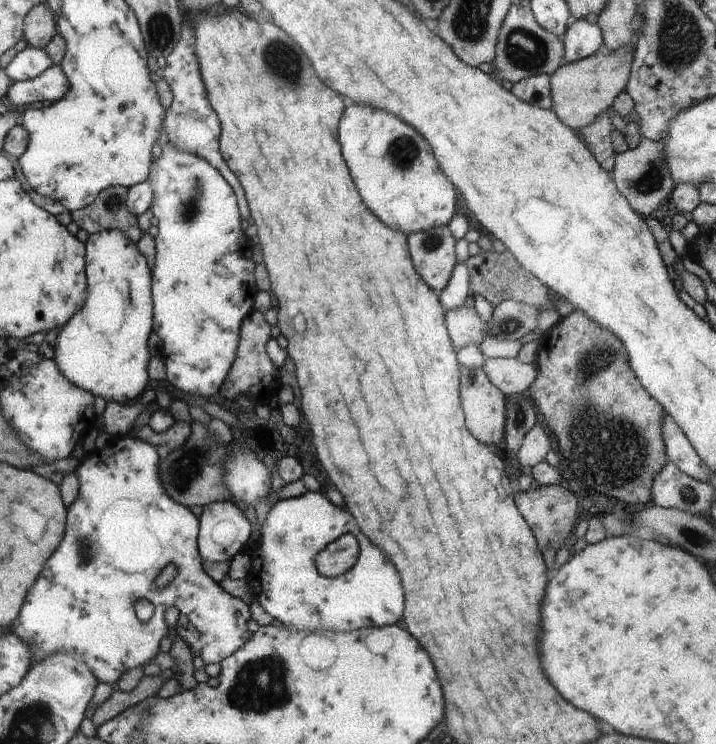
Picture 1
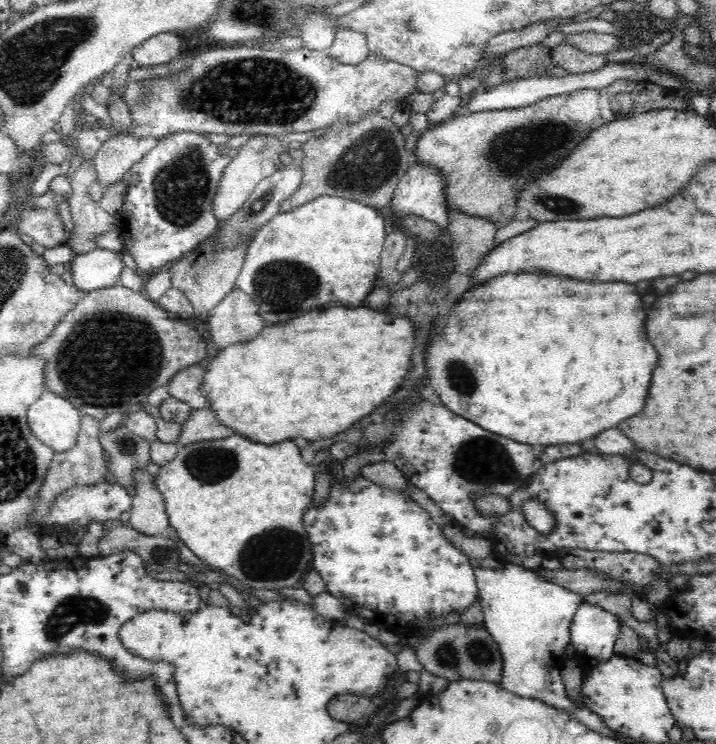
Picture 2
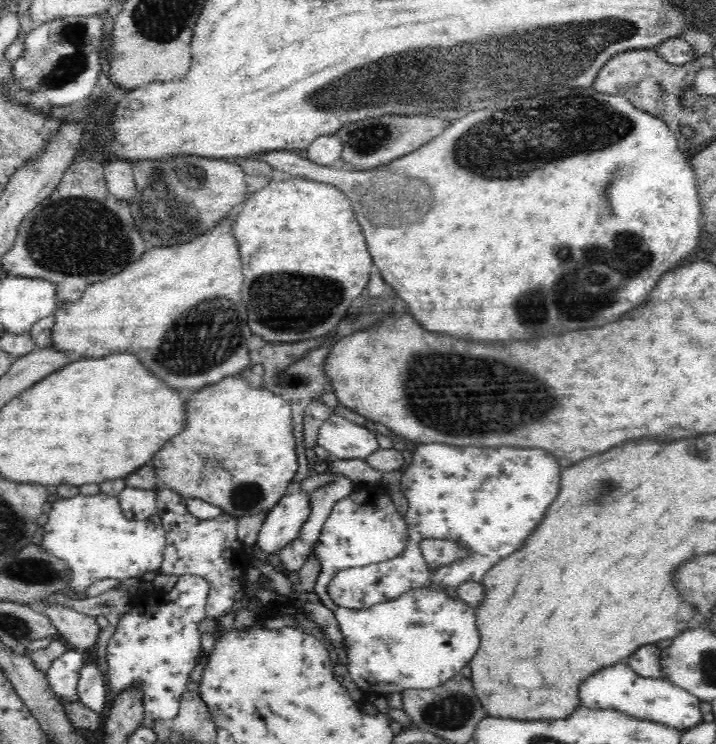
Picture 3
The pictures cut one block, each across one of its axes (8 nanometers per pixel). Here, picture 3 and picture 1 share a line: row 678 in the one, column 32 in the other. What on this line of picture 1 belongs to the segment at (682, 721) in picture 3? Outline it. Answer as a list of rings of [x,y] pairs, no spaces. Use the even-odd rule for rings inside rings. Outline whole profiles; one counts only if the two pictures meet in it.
[[[132,435],[115,437],[110,446],[81,460],[75,471],[79,482],[78,498],[68,508],[66,534],[56,552],[48,558],[34,588],[28,590],[21,614],[10,627],[30,648],[33,662],[44,660],[54,652],[70,654],[92,670],[98,683],[106,682],[116,687],[124,672],[148,664],[160,652],[160,640],[168,636],[164,614],[171,606],[179,610],[174,626],[177,636],[190,646],[194,657],[202,658],[205,665],[221,663],[244,648],[252,638],[253,633],[248,630],[249,605],[239,597],[227,594],[220,583],[204,572],[197,546],[199,518],[166,494],[158,478],[158,464],[158,448]],[[170,567],[176,569],[176,576],[172,582],[166,582],[164,588],[158,588],[158,574]],[[140,598],[150,600],[155,606],[154,616],[148,622],[142,622],[134,612],[134,604]]]

